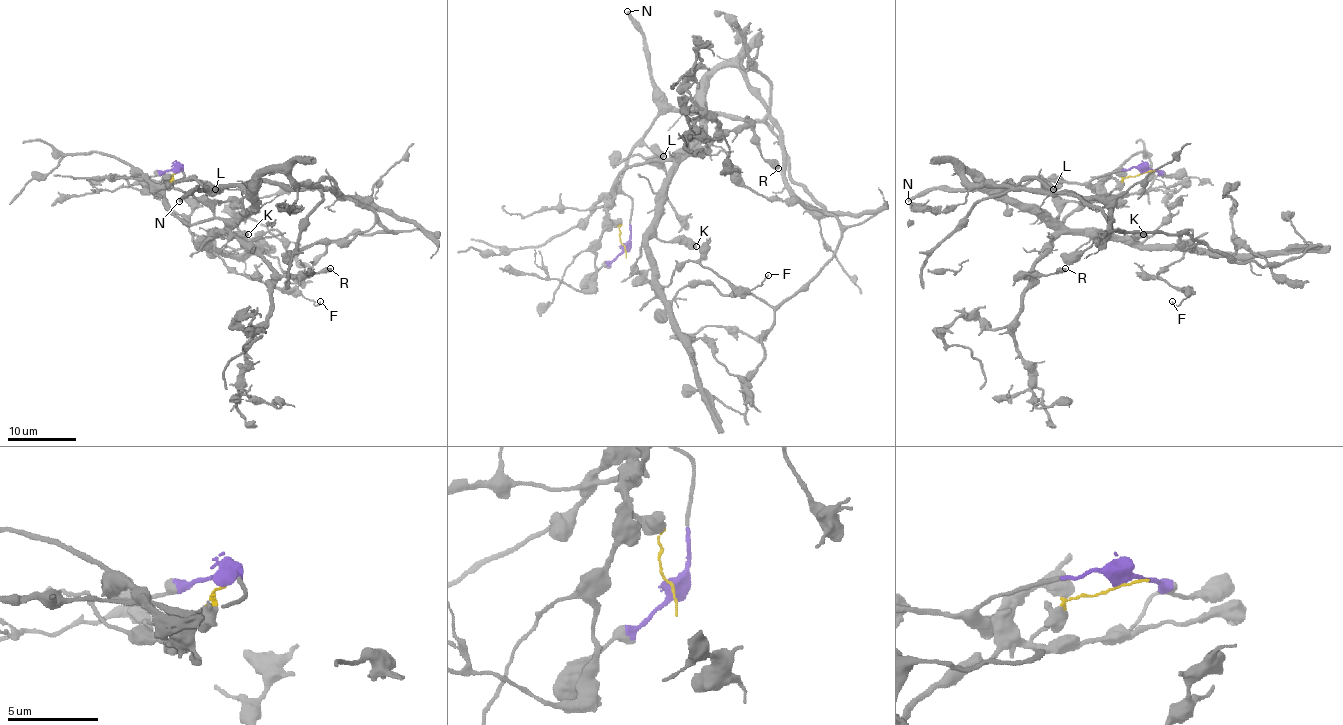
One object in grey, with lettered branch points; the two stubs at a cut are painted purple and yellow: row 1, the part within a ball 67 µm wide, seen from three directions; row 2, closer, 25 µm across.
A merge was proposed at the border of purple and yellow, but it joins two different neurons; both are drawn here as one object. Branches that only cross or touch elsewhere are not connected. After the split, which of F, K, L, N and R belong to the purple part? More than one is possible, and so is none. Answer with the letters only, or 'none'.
L, N

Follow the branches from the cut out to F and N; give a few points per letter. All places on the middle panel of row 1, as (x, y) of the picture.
F: (624, 247), (607, 216), (614, 180), (672, 161), (652, 276), (666, 286), (690, 260), (749, 290), (768, 274)
N: (624, 247), (631, 199), (621, 189), (621, 173), (659, 110), (659, 88), (643, 31), (628, 11)

